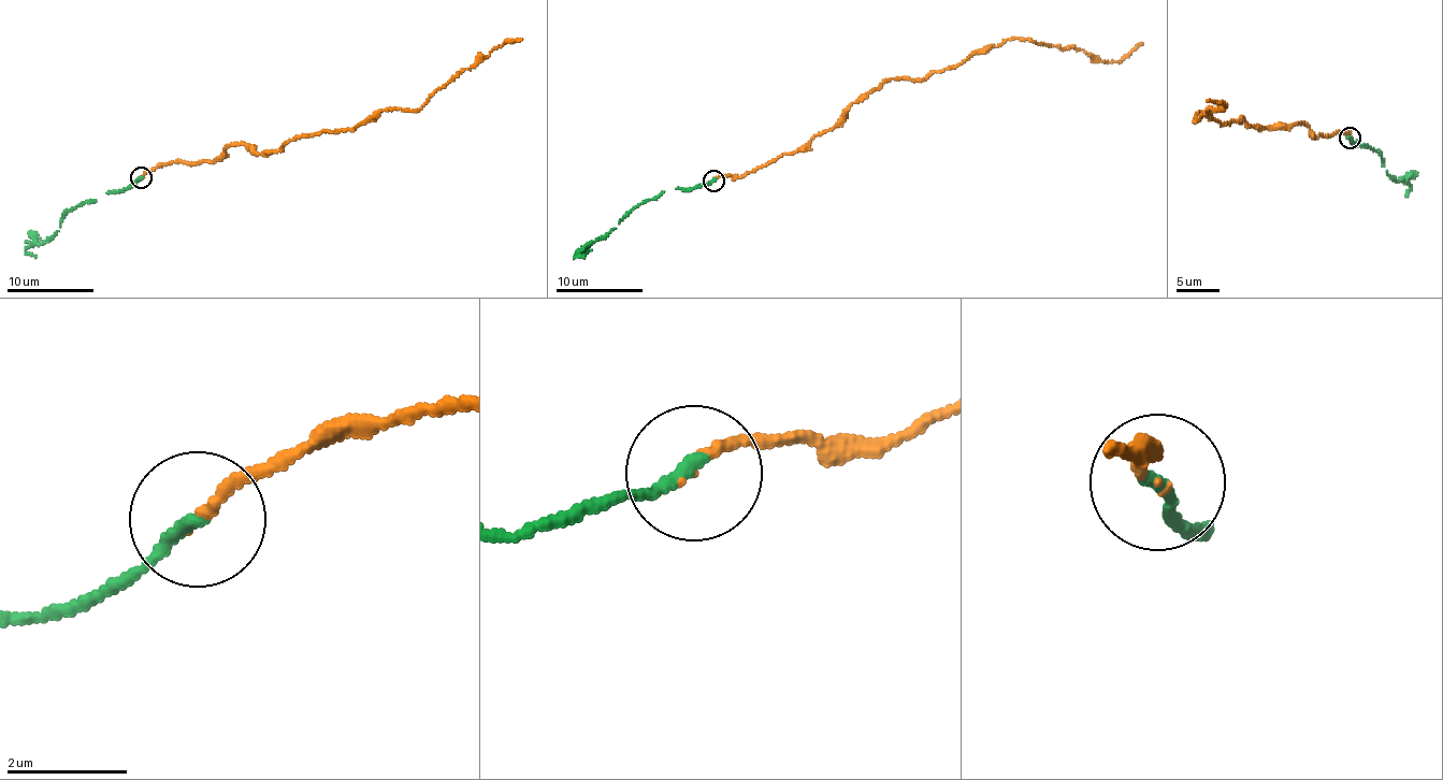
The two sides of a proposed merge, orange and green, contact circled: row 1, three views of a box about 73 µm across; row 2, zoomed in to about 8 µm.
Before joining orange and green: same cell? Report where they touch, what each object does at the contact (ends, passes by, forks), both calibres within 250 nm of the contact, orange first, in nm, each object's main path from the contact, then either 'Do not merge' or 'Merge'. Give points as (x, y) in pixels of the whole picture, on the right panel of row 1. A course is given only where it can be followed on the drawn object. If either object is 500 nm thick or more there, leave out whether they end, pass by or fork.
Place: (1350, 138). At the ring orange ends. At the ring green ends. Thickness 120 nm (orange) against 220 nm. Course of orange: (1348, 138), (1241, 118), (1223, 126), (1199, 111), (1193, 123), (1226, 106), (1207, 101). Course of green: (1348, 138), (1354, 143), (1356, 140), (1379, 153), (1393, 178), (1409, 186), (1405, 197). Merge

